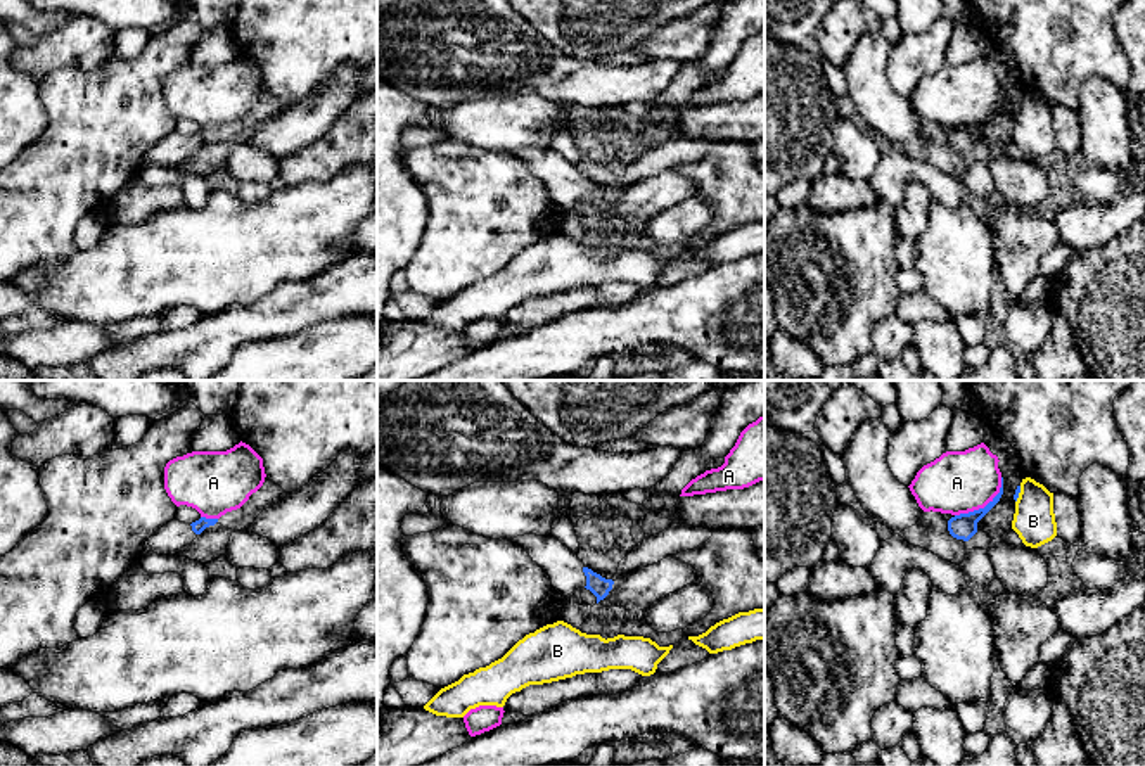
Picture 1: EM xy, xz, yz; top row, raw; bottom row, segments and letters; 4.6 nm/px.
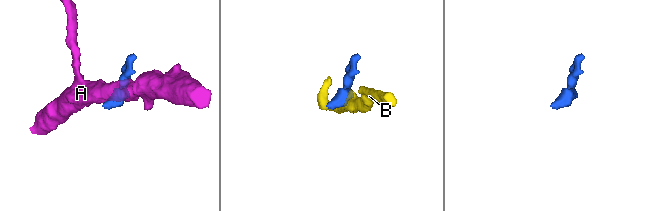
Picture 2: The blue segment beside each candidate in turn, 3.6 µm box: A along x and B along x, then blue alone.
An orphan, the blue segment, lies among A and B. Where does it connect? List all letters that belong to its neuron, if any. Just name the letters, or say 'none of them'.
none of them

